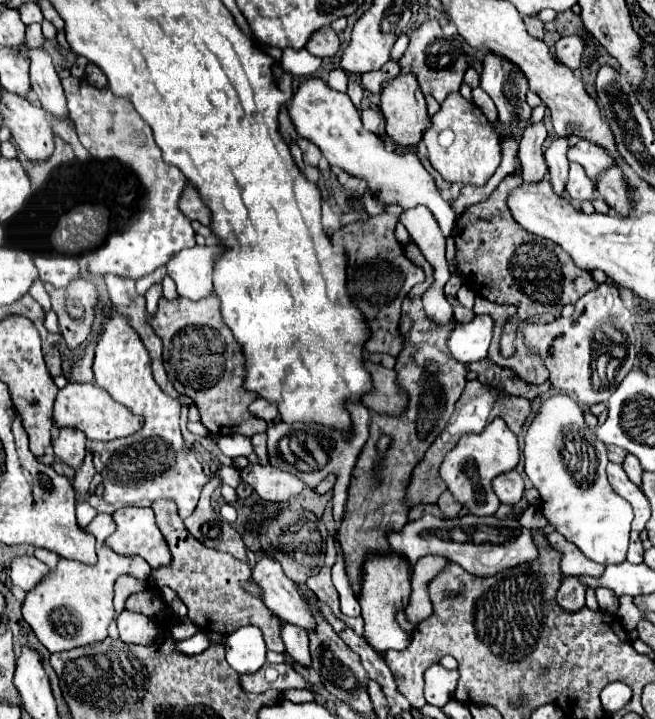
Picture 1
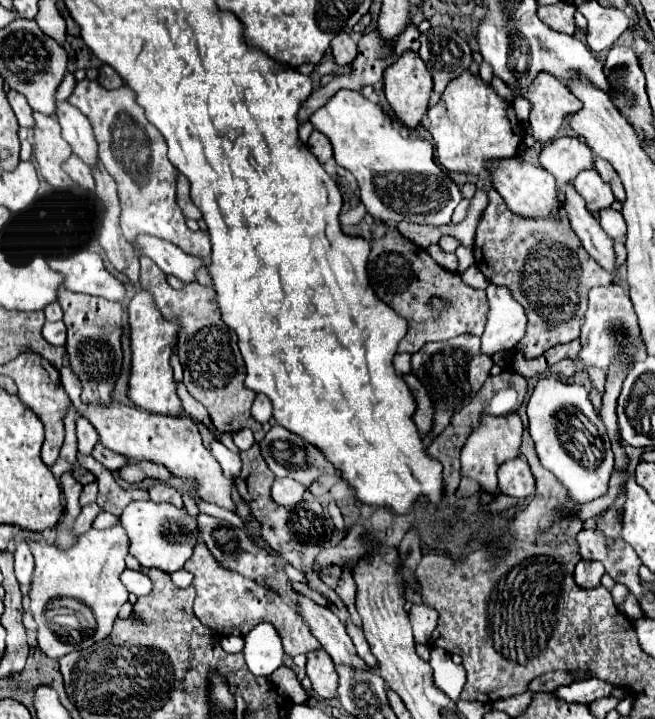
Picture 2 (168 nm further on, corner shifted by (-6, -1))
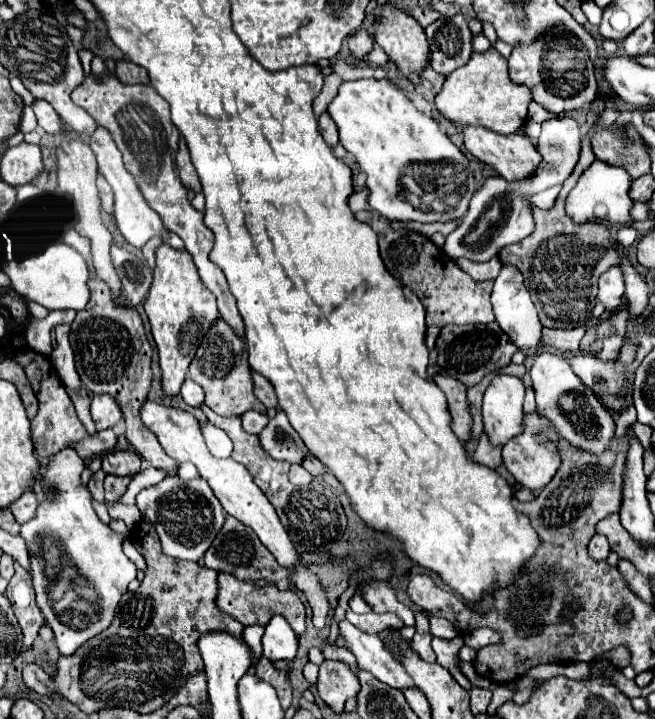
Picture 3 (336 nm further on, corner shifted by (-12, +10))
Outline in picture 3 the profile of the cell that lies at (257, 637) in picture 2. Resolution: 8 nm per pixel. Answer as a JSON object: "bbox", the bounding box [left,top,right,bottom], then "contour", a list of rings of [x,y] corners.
{"bbox":[262,615,298,661],"contour":[[[274,615],[262,637],[264,657],[270,661],[292,661],[298,651],[298,637],[282,615]]]}

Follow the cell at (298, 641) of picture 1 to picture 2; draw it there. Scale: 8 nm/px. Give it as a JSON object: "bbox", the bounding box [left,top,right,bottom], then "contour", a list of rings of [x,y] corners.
{"bbox":[306,648,338,698],"contour":[[[318,648],[314,652],[308,652],[306,658],[308,658],[306,674],[312,682],[312,690],[322,698],[334,698],[338,676],[336,676],[334,662],[330,660],[330,656],[322,648]]]}

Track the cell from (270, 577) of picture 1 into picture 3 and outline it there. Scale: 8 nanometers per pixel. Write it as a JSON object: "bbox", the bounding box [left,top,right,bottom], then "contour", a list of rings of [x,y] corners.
{"bbox":[340,621,414,689],"contour":[[[340,621],[340,635],[346,639],[346,647],[356,655],[360,669],[370,671],[382,683],[394,689],[414,687],[412,677],[408,677],[404,665],[388,653],[388,647],[380,641],[378,635],[368,635],[356,629],[350,621]]]}

